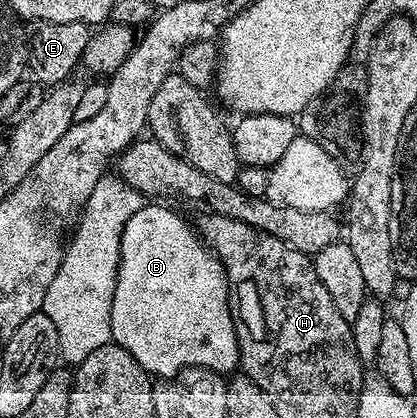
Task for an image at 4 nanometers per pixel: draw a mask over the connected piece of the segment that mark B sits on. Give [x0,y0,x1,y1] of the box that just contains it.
[110,205,241,380]

